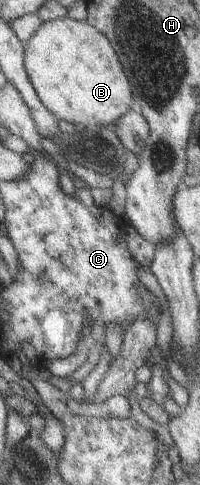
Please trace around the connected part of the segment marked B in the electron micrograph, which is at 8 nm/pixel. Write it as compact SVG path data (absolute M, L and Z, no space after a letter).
M59 17L41 21L23 45L23 69L39 102L57 120L74 125L111 128L132 104L129 81L109 41L84 20Z

